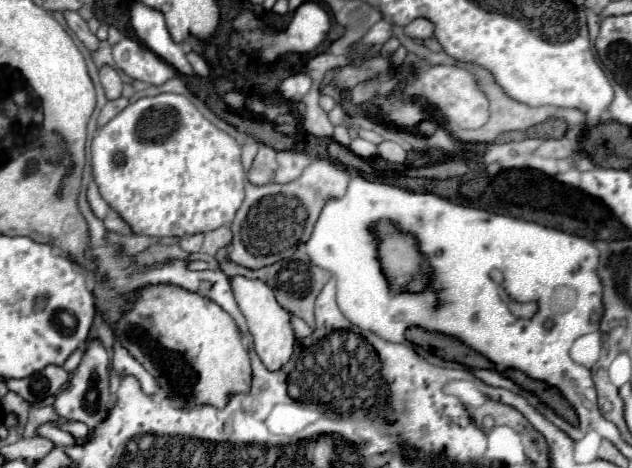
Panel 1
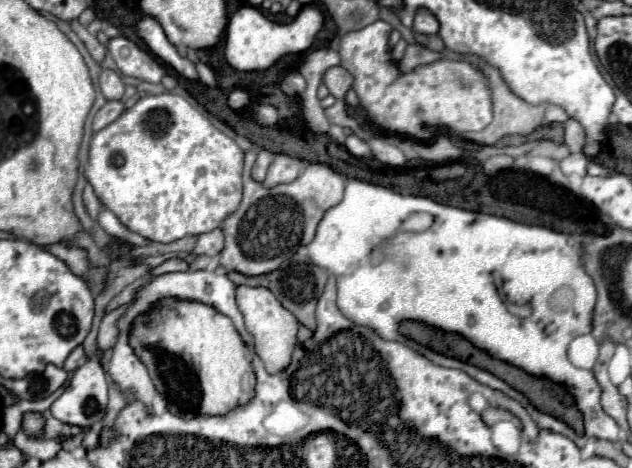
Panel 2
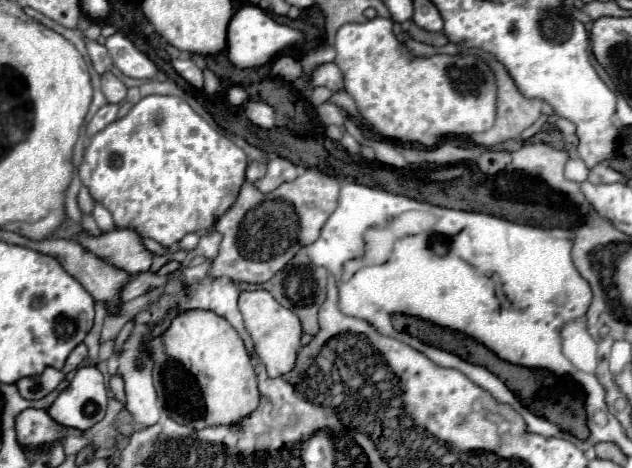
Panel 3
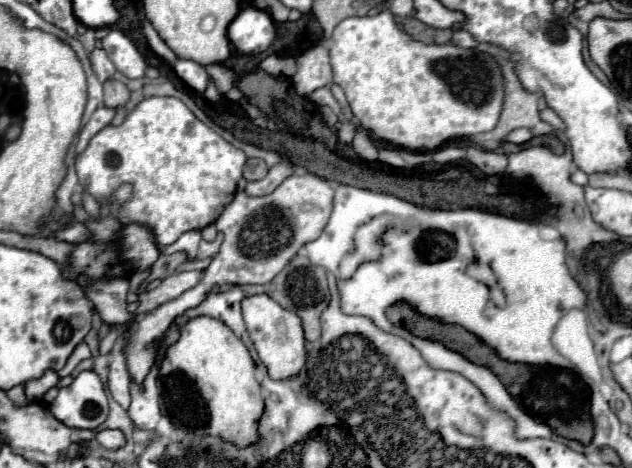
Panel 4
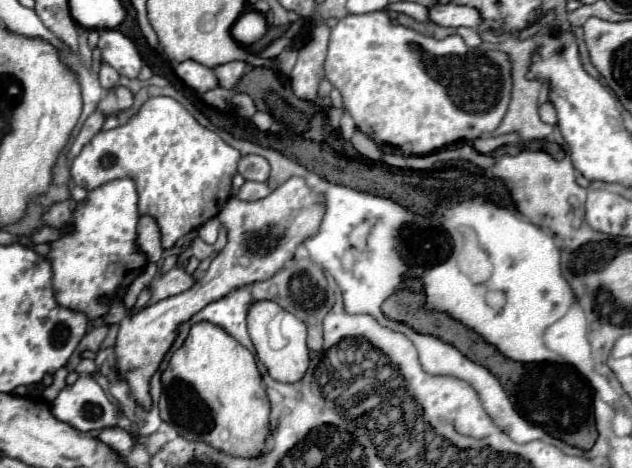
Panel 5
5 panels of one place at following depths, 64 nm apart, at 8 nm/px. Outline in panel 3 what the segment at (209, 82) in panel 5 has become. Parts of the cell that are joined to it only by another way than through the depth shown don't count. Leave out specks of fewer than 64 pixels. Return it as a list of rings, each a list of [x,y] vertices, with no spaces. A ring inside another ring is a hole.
[[[174,58],[174,60],[172,60],[172,66],[174,66],[174,70],[176,70],[186,82],[190,82],[192,86],[196,86],[196,88],[202,88],[202,86],[204,86],[202,70],[200,70],[192,60],[188,60],[188,58]]]

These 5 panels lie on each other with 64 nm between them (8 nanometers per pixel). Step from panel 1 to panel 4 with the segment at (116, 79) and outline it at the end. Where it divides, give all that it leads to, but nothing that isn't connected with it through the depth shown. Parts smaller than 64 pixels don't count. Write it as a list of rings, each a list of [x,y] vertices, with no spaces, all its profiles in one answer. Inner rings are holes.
[[[108,80],[104,84],[104,106],[110,108],[120,108],[130,100],[130,90],[118,82],[118,80]]]

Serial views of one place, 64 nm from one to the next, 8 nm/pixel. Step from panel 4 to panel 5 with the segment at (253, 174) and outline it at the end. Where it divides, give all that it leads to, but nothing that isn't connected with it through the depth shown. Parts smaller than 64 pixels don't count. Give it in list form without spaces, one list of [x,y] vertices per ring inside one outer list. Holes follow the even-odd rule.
[[[242,156],[238,164],[238,172],[246,180],[254,182],[266,182],[270,178],[270,164],[262,156]]]

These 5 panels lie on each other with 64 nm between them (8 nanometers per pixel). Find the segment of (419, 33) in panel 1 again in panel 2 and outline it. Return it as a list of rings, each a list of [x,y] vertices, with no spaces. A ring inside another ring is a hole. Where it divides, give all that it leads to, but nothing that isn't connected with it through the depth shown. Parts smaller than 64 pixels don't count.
[[[418,8],[416,16],[414,16],[414,26],[412,30],[422,32],[422,34],[436,34],[440,30],[440,22],[436,20],[434,14],[430,14],[430,10],[426,8]]]

